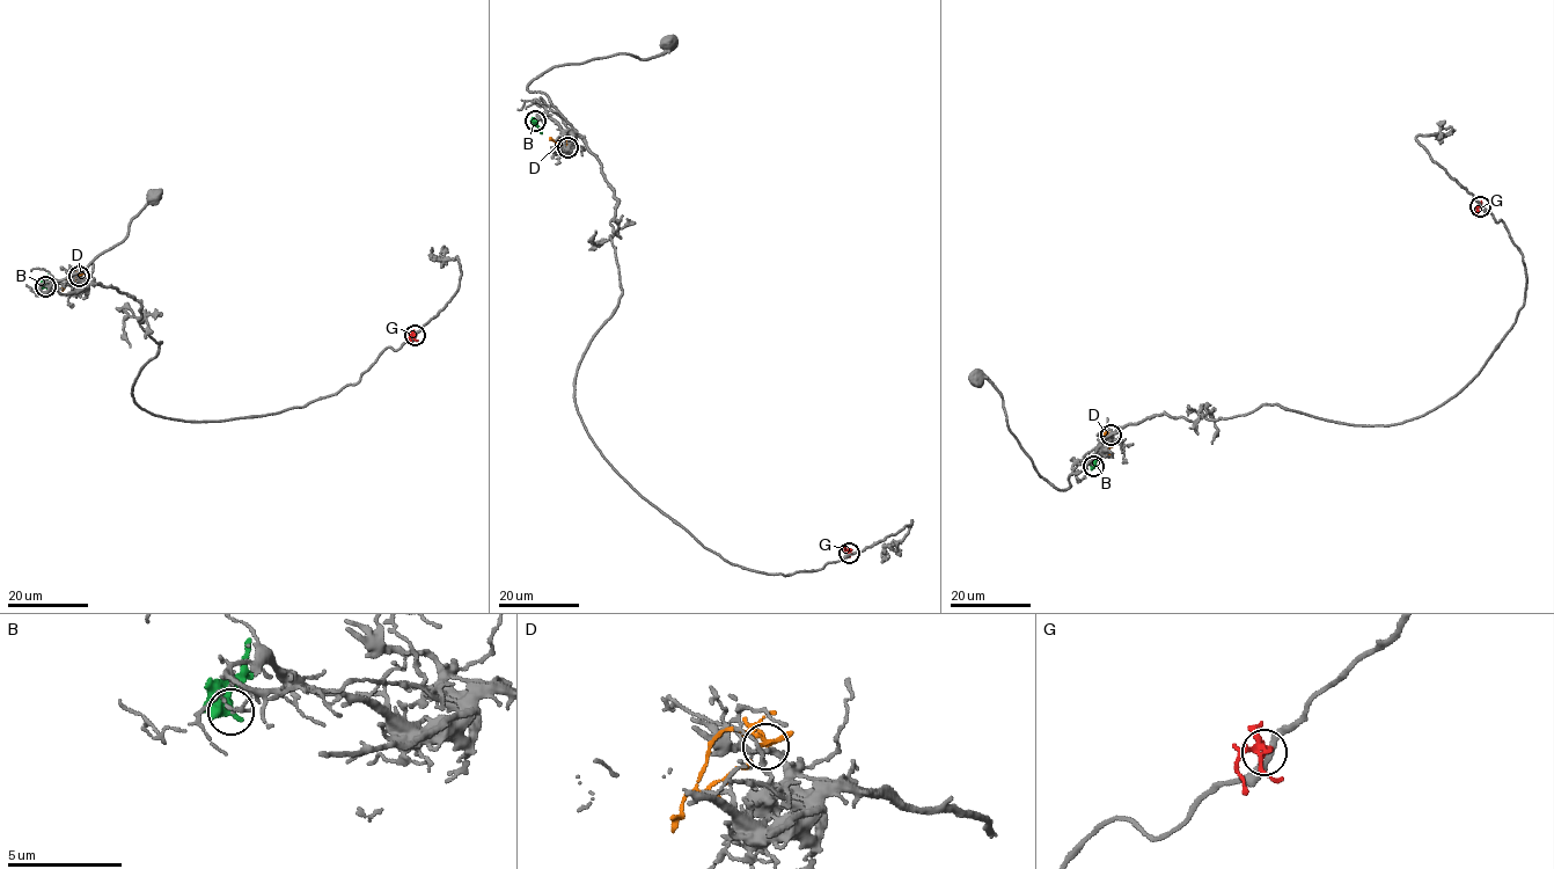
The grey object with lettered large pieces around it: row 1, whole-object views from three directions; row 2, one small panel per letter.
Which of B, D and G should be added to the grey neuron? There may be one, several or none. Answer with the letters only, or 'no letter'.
no letter

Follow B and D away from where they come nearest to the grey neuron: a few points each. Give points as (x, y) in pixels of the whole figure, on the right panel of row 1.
B: (1093, 466), (1101, 452)
D: (1111, 435), (1105, 432), (1100, 438), (1109, 446), (1109, 438)

